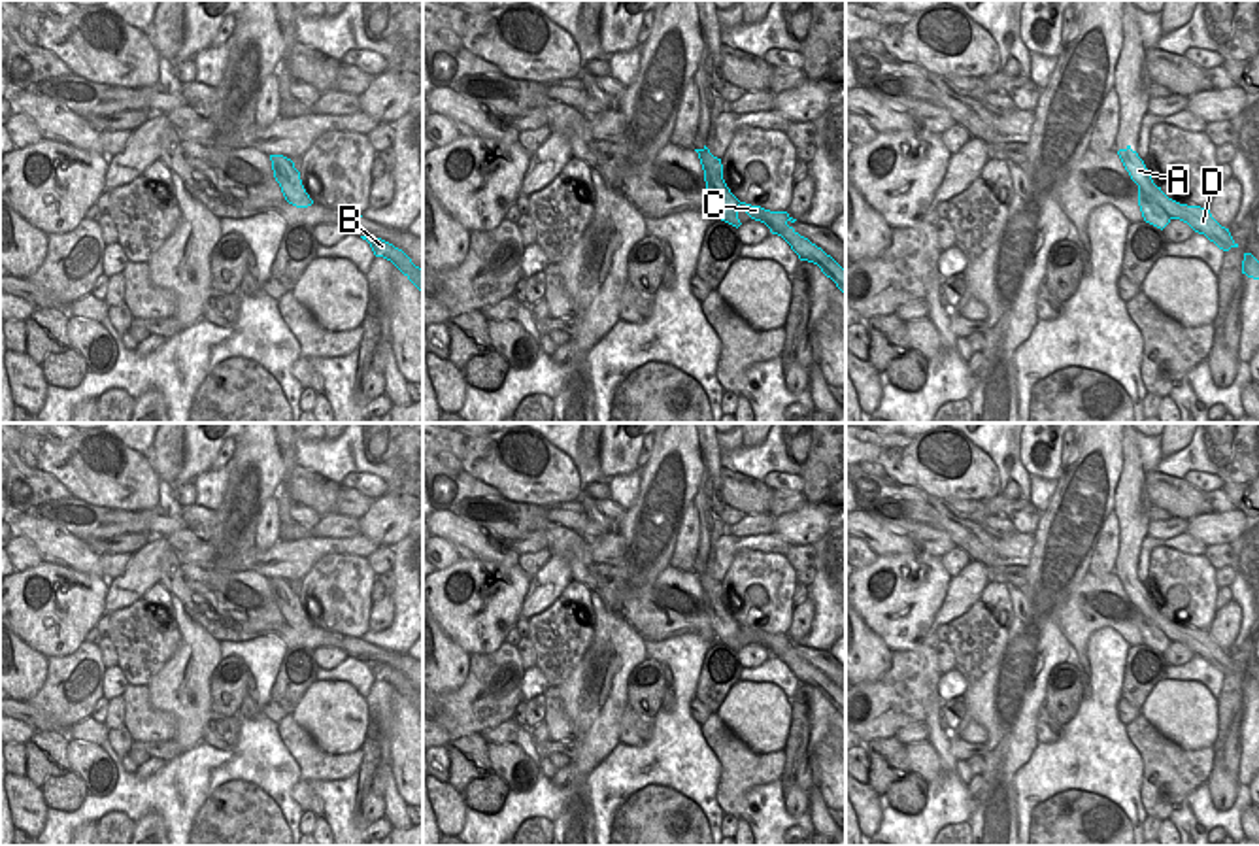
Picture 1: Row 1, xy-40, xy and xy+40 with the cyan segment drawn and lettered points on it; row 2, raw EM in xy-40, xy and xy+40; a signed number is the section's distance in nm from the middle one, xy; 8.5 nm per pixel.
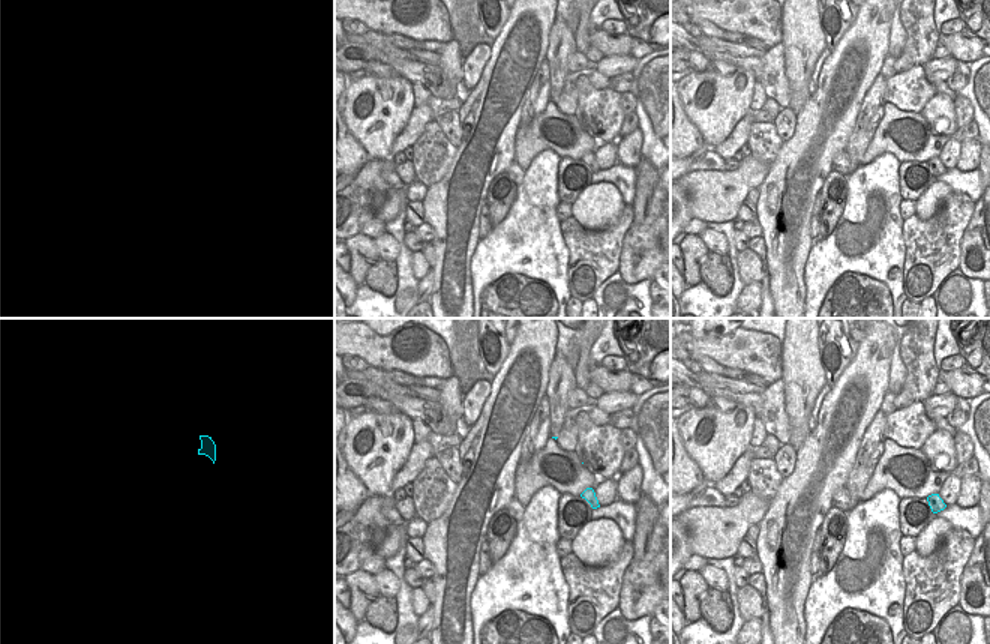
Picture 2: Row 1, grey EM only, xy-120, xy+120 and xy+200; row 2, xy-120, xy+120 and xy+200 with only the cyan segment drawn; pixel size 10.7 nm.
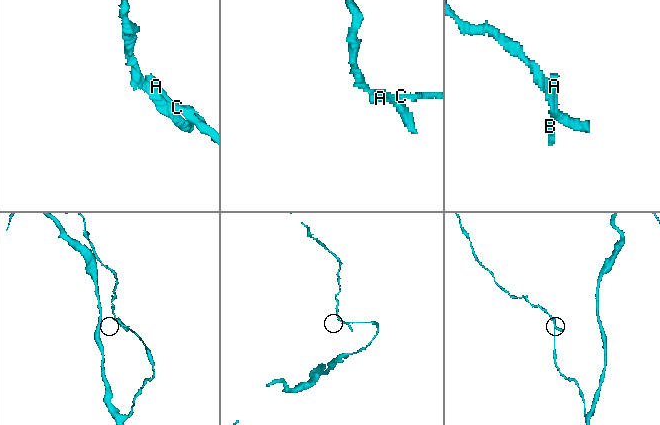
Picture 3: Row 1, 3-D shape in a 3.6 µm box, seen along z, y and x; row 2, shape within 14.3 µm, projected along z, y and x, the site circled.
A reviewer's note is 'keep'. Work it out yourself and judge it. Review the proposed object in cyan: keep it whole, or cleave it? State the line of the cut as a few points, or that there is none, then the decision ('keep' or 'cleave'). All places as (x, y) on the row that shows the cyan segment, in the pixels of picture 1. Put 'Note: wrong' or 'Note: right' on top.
Note: wrong
xy+40 (1154, 186), (1154, 201), (1171, 218) | cleave

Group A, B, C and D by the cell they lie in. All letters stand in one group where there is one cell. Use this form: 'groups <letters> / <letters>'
groups A / B C D

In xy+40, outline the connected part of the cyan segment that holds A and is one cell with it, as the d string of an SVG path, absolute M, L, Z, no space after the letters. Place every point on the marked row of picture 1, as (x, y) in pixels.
M1127 145L1117 151L1131 179L1138 185L1138 206L1146 223L1165 228L1170 223L1168 213L1153 200L1155 183L1136 151Z

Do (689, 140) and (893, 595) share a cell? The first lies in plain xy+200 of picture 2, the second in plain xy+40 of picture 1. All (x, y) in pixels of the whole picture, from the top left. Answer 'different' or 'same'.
different

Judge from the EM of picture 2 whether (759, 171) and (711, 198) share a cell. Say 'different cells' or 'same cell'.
same cell

